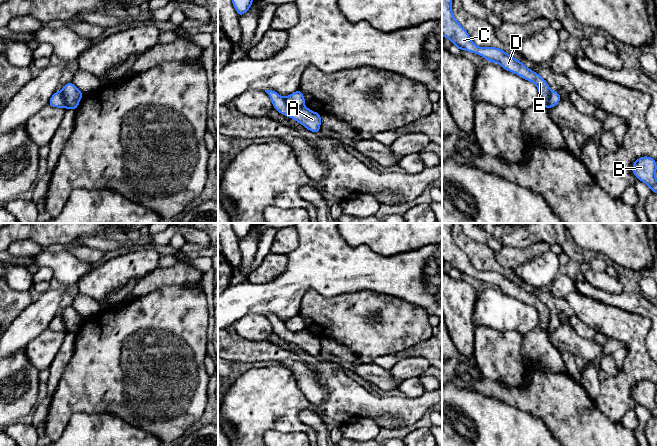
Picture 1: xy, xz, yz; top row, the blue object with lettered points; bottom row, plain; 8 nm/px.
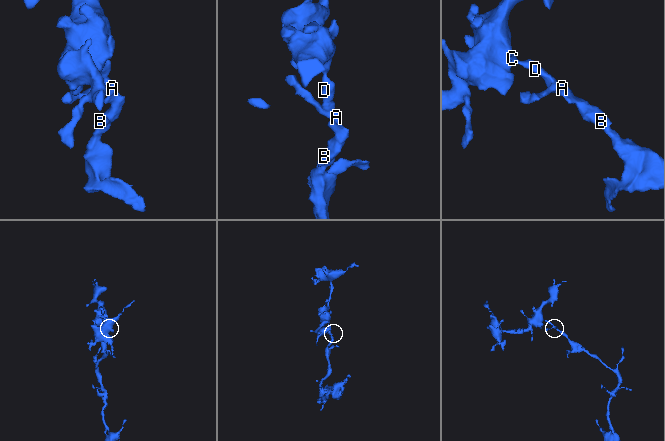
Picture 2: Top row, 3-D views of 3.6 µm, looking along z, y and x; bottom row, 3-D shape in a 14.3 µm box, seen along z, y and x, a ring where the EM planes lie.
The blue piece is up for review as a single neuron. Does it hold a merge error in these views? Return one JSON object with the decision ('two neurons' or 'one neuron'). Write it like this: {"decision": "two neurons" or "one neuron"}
{"decision": "two neurons"}

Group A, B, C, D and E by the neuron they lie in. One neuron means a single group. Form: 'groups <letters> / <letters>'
groups A B / C D E

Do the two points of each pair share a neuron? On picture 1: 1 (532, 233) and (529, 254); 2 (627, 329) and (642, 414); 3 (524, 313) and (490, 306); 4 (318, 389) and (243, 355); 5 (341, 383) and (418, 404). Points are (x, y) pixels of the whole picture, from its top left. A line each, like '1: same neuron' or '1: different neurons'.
1: different neurons
2: different neurons
3: same neuron
4: same neuron
5: same neuron

